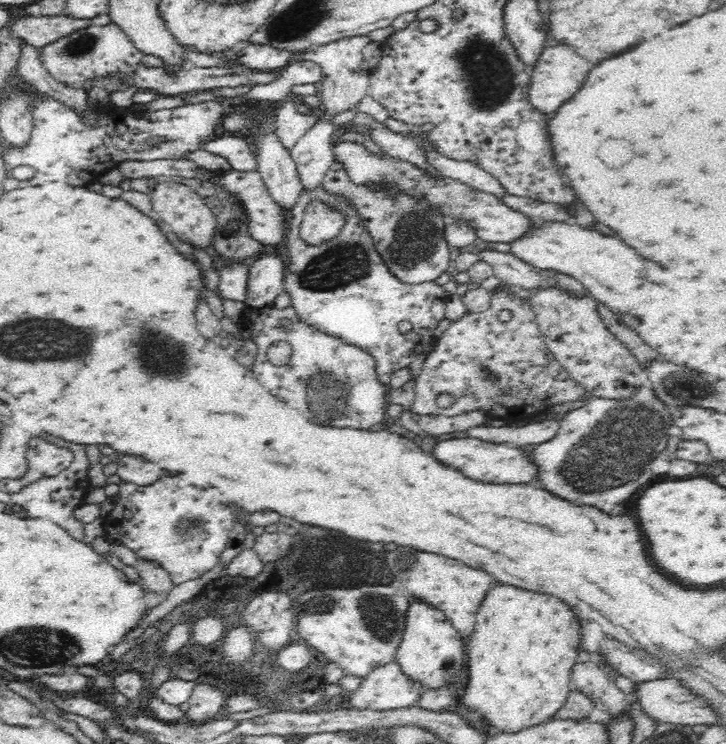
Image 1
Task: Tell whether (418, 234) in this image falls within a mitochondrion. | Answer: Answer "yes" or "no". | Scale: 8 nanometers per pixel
yes

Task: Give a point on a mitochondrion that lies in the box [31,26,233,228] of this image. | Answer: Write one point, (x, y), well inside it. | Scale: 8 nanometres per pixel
(84, 43)

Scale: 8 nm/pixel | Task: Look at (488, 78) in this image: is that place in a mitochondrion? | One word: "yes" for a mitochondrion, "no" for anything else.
yes

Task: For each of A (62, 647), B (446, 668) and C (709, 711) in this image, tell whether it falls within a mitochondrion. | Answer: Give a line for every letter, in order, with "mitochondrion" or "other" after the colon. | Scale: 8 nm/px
A: mitochondrion
B: mitochondrion
C: other

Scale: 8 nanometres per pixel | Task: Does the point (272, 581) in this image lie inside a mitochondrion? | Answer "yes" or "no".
no

